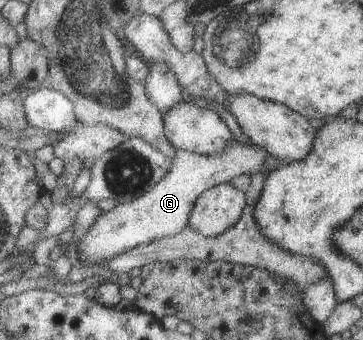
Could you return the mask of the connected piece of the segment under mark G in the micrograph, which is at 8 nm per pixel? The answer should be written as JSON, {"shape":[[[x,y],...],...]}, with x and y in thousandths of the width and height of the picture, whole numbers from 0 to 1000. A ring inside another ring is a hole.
{"shape":[[[650,409],[612,444],[579,456],[490,441],[471,500],[410,565],[347,597],[325,597],[303,621],[278,629],[215,718],[218,765],[231,779],[273,779],[375,724],[482,694],[523,659],[523,635],[540,594],[567,559],[609,538],[636,535],[636,524],[658,512],[694,518],[702,509],[725,509],[738,521],[791,479],[796,476],[777,474],[730,441],[730,432]]]}

